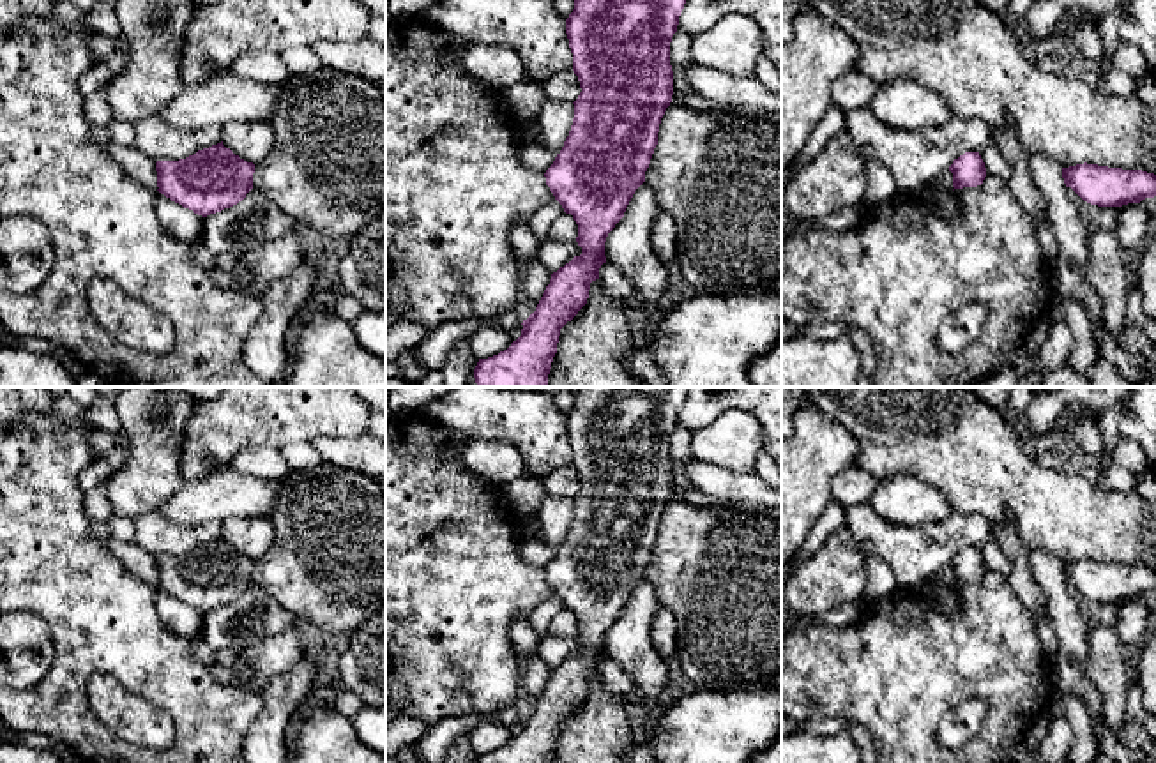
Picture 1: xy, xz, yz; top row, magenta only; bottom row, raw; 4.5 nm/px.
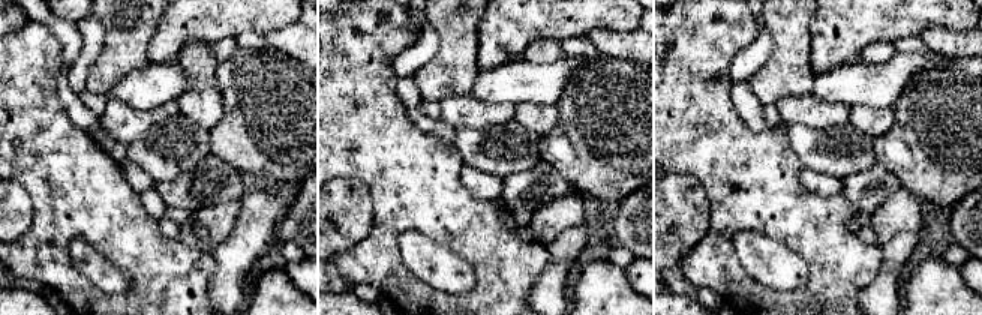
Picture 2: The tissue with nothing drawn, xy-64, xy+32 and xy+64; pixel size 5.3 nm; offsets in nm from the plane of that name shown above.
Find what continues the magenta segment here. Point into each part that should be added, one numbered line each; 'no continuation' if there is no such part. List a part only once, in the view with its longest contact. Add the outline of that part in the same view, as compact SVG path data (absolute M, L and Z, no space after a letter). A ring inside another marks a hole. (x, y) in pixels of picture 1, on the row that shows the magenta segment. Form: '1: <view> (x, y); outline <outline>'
no continuation

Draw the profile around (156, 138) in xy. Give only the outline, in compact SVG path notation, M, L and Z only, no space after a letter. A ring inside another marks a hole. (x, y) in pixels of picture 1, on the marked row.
M159 117L134 124L134 148L150 161L179 161L223 141L223 129L207 125L193 131L171 127Z

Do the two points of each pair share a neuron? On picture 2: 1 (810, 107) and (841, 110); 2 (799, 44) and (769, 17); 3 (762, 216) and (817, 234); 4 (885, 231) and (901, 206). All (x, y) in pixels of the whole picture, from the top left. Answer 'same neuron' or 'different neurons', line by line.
1: same neuron
2: same neuron
3: same neuron
4: same neuron

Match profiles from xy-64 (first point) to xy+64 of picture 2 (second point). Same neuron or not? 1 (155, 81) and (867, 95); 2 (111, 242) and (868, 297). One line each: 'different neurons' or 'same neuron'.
1: same neuron
2: different neurons

